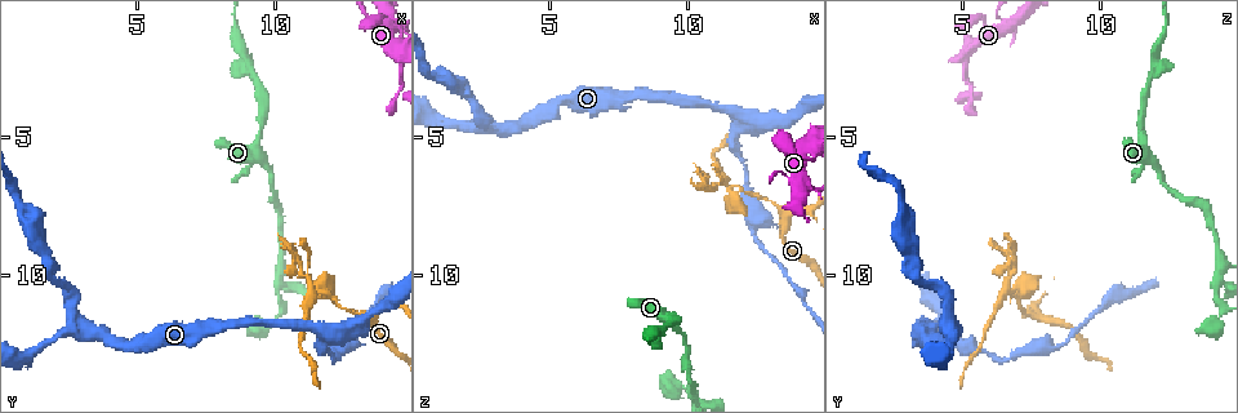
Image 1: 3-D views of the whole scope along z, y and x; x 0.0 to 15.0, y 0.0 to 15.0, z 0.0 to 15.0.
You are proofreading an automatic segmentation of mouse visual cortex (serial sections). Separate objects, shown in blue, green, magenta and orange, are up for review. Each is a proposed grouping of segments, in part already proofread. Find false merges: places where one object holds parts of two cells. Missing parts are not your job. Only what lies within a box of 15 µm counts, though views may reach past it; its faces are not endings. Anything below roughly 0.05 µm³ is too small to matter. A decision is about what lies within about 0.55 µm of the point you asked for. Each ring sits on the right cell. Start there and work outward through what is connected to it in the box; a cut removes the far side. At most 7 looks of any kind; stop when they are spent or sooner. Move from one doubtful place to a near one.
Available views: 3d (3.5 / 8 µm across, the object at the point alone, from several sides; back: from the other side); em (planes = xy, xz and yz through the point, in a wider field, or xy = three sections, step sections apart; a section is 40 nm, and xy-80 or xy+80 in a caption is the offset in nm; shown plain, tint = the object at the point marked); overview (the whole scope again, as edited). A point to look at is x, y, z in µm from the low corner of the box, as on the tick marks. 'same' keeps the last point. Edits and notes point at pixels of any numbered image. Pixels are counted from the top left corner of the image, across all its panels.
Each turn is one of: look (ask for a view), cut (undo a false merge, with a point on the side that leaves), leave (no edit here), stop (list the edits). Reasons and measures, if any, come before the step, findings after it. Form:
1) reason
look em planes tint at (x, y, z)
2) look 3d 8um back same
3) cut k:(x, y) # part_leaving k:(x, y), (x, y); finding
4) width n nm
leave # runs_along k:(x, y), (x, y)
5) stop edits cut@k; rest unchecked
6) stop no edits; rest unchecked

arms part here
look 3d 3.5um at (9.1, 2.4, 12.0)

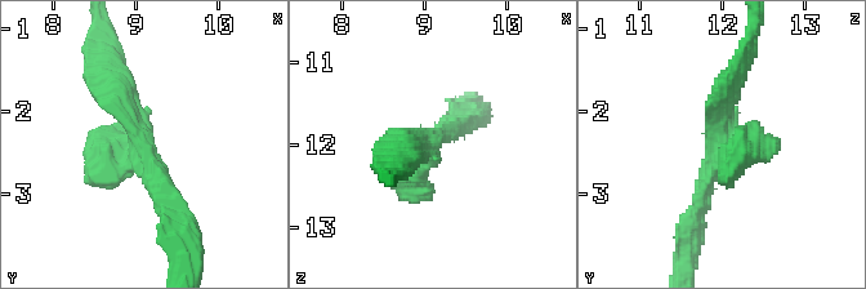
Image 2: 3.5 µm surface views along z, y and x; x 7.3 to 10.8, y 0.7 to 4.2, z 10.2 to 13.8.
shape alone is not enough
look em xy step 3 tint at (9.15, 2.40, 12.00)

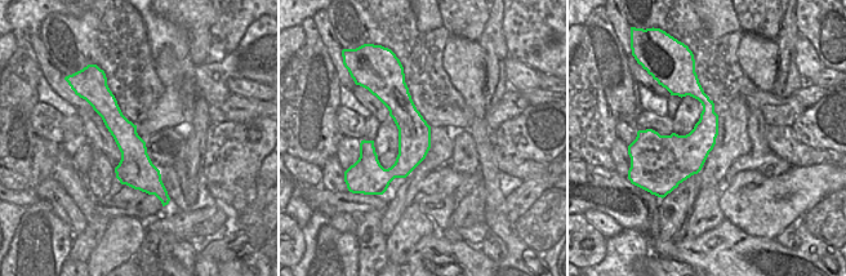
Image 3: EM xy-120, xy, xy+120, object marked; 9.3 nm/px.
another direction
look em planes tint same

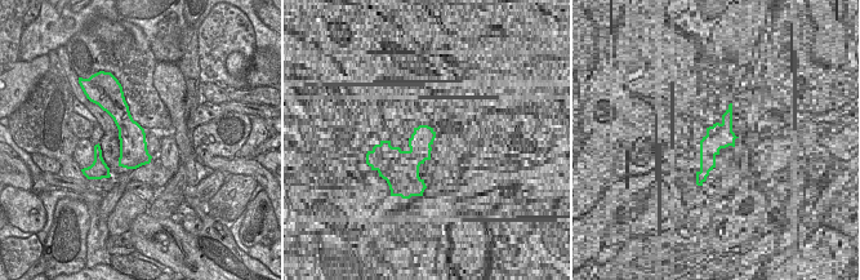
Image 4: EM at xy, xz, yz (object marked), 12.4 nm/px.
leave # runs_along 2:(175, 217), (112, 71); all the same cell

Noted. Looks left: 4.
look 3d 3.5um at (10.2, 9.4, 14.2)

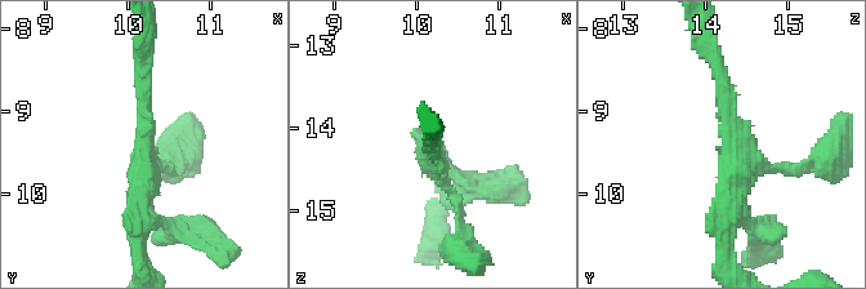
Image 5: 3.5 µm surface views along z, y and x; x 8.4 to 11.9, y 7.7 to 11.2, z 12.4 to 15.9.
look em xy step 3 tint at (10.20, 9.30, 14.30)

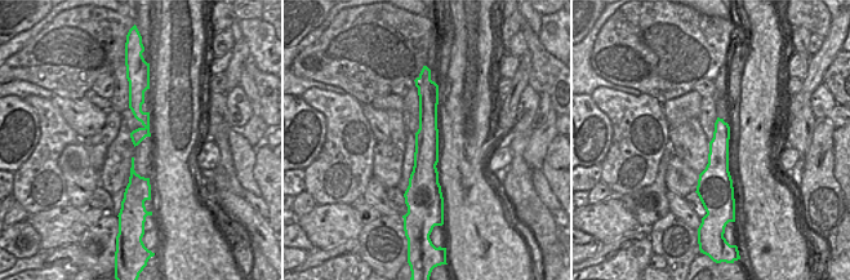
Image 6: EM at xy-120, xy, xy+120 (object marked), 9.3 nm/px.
arm_widths 150, 200, 300 nm
leave # one cell here

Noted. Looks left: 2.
stop no edits; rest unchecked

